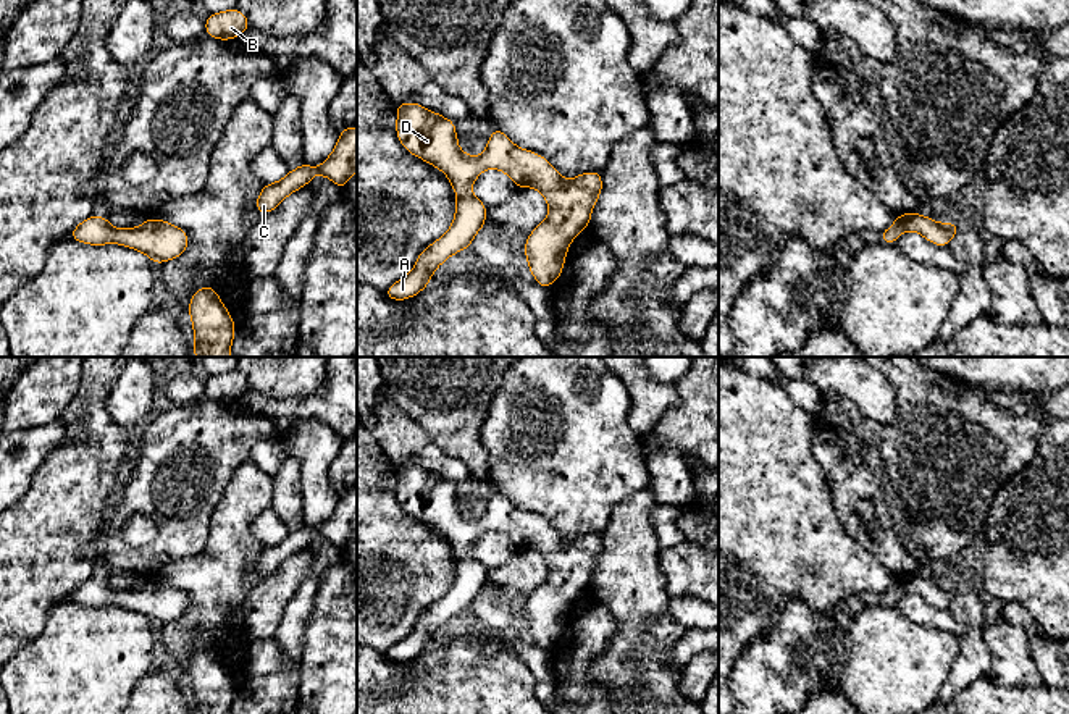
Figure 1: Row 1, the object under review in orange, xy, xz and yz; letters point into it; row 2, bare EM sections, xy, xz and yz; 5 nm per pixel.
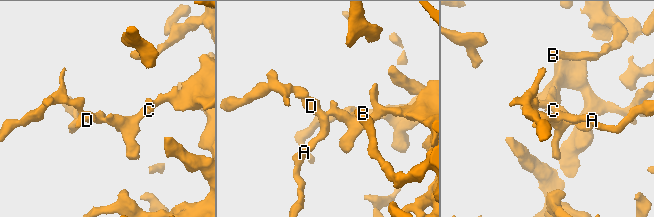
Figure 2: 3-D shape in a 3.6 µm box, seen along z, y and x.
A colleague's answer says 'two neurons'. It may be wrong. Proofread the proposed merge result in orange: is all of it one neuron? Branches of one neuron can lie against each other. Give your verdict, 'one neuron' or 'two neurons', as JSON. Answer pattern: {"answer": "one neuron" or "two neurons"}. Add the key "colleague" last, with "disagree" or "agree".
{"answer": "one neuron", "colleague": "disagree"}

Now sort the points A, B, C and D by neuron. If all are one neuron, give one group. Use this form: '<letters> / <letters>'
A B C D

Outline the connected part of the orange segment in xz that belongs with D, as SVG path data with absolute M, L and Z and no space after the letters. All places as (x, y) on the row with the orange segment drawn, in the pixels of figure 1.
M415 102L396 103L396 113L396 134L404 149L438 170L442 170L459 199L455 202L454 221L446 234L425 247L418 255L413 270L402 279L392 283L384 291L384 296L389 300L405 300L417 296L428 288L434 270L442 262L463 249L470 249L475 234L486 225L488 212L488 207L472 194L472 186L483 170L493 168L502 170L514 181L517 189L534 187L541 191L547 202L549 215L526 237L525 257L536 284L551 289L552 283L564 271L570 242L589 226L593 207L602 192L601 171L588 171L567 181L543 155L517 147L507 134L496 126L489 136L488 147L481 155L465 155L459 149L455 121L447 120L436 111L430 111Z

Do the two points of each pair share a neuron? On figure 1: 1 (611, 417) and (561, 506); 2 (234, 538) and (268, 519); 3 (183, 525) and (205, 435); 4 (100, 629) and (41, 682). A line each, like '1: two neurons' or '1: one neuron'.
1: one neuron
2: two neurons
3: one neuron
4: one neuron

